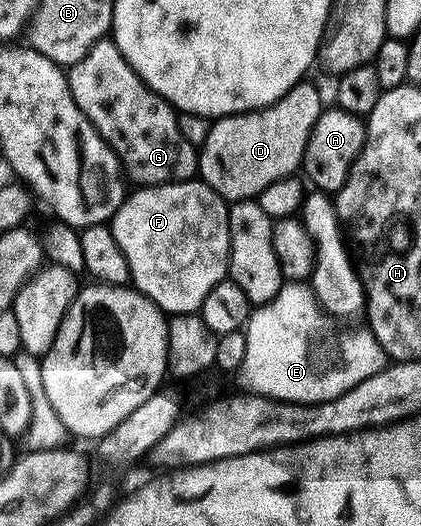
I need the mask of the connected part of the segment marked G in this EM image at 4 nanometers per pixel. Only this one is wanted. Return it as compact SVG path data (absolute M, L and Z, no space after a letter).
M104 37L100 39L99 42L94 43L89 49L89 53L85 53L85 57L81 57L81 61L77 61L70 67L69 74L67 75L67 83L71 86L71 95L75 98L75 106L78 107L80 116L82 116L86 122L91 124L92 128L97 132L97 135L99 131L98 138L106 143L107 146L119 156L121 160L122 174L126 176L130 182L132 179L132 181L135 182L135 185L157 187L160 183L186 183L196 178L199 169L199 156L197 154L197 149L189 141L185 141L185 137L181 137L179 117L176 108L172 107L167 100L158 95L156 91L153 90L149 84L147 84L147 82L133 70L133 68L131 68L127 58L119 52L119 47L110 38Z

